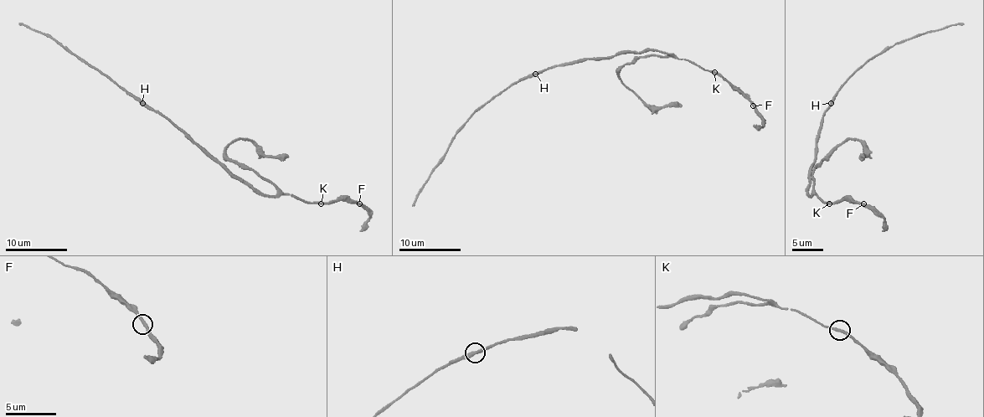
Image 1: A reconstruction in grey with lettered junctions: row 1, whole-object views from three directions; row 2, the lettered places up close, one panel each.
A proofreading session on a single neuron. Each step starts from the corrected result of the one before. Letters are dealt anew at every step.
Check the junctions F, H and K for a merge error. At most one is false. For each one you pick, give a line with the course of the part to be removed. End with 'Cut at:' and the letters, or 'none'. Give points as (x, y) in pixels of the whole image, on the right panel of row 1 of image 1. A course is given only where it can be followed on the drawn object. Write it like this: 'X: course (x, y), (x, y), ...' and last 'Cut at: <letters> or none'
Cut at: none

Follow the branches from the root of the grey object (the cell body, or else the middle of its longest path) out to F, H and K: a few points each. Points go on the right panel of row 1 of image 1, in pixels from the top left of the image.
F: (818, 137), (816, 157), (811, 168), (807, 193), (811, 196), (816, 194), (824, 202), (857, 200), (863, 203)
H: (818, 137), (821, 118), (831, 103)
K: (818, 137), (816, 157), (811, 168), (807, 193), (811, 196), (816, 194), (829, 203)

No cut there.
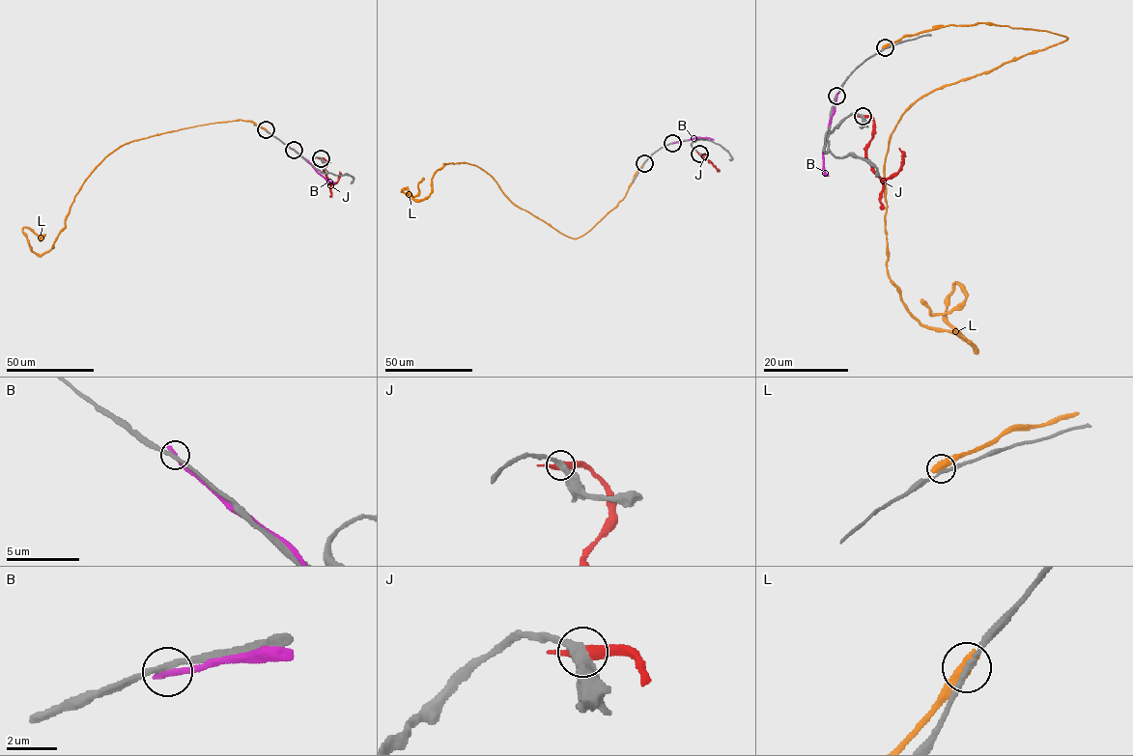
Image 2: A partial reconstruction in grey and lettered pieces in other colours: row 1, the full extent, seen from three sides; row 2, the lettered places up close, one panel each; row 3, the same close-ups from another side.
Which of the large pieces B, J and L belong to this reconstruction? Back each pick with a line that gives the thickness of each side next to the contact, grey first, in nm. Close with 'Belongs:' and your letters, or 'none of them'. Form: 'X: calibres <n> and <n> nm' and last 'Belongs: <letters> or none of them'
Belongs: none of them

